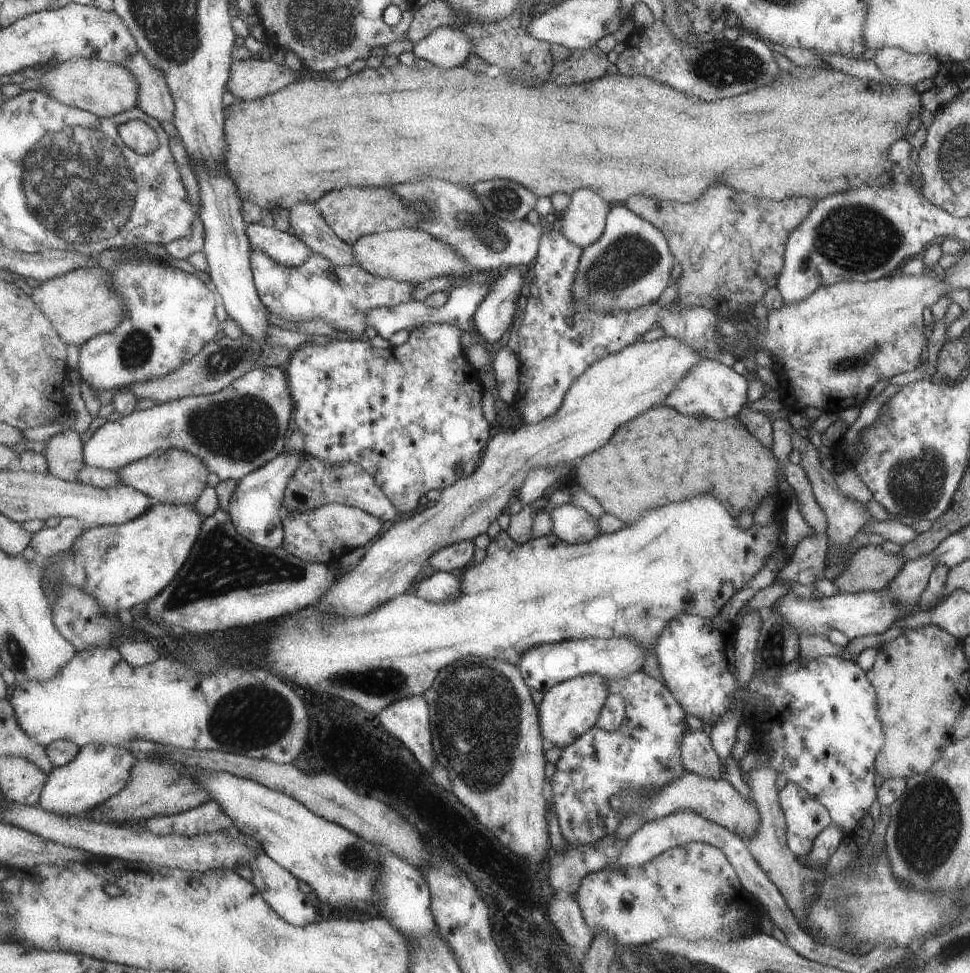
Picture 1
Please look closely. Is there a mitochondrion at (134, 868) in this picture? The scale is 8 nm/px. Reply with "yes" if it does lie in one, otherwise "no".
no

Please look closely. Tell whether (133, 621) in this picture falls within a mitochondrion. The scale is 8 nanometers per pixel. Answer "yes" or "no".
no

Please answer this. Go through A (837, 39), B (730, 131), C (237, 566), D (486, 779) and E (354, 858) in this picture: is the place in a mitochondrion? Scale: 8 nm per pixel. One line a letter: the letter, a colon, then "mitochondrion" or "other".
A: other
B: other
C: mitochondrion
D: mitochondrion
E: mitochondrion

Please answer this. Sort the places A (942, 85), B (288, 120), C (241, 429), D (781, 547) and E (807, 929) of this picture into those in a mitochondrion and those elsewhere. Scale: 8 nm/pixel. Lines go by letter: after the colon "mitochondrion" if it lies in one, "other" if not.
A: other
B: other
C: mitochondrion
D: other
E: other

